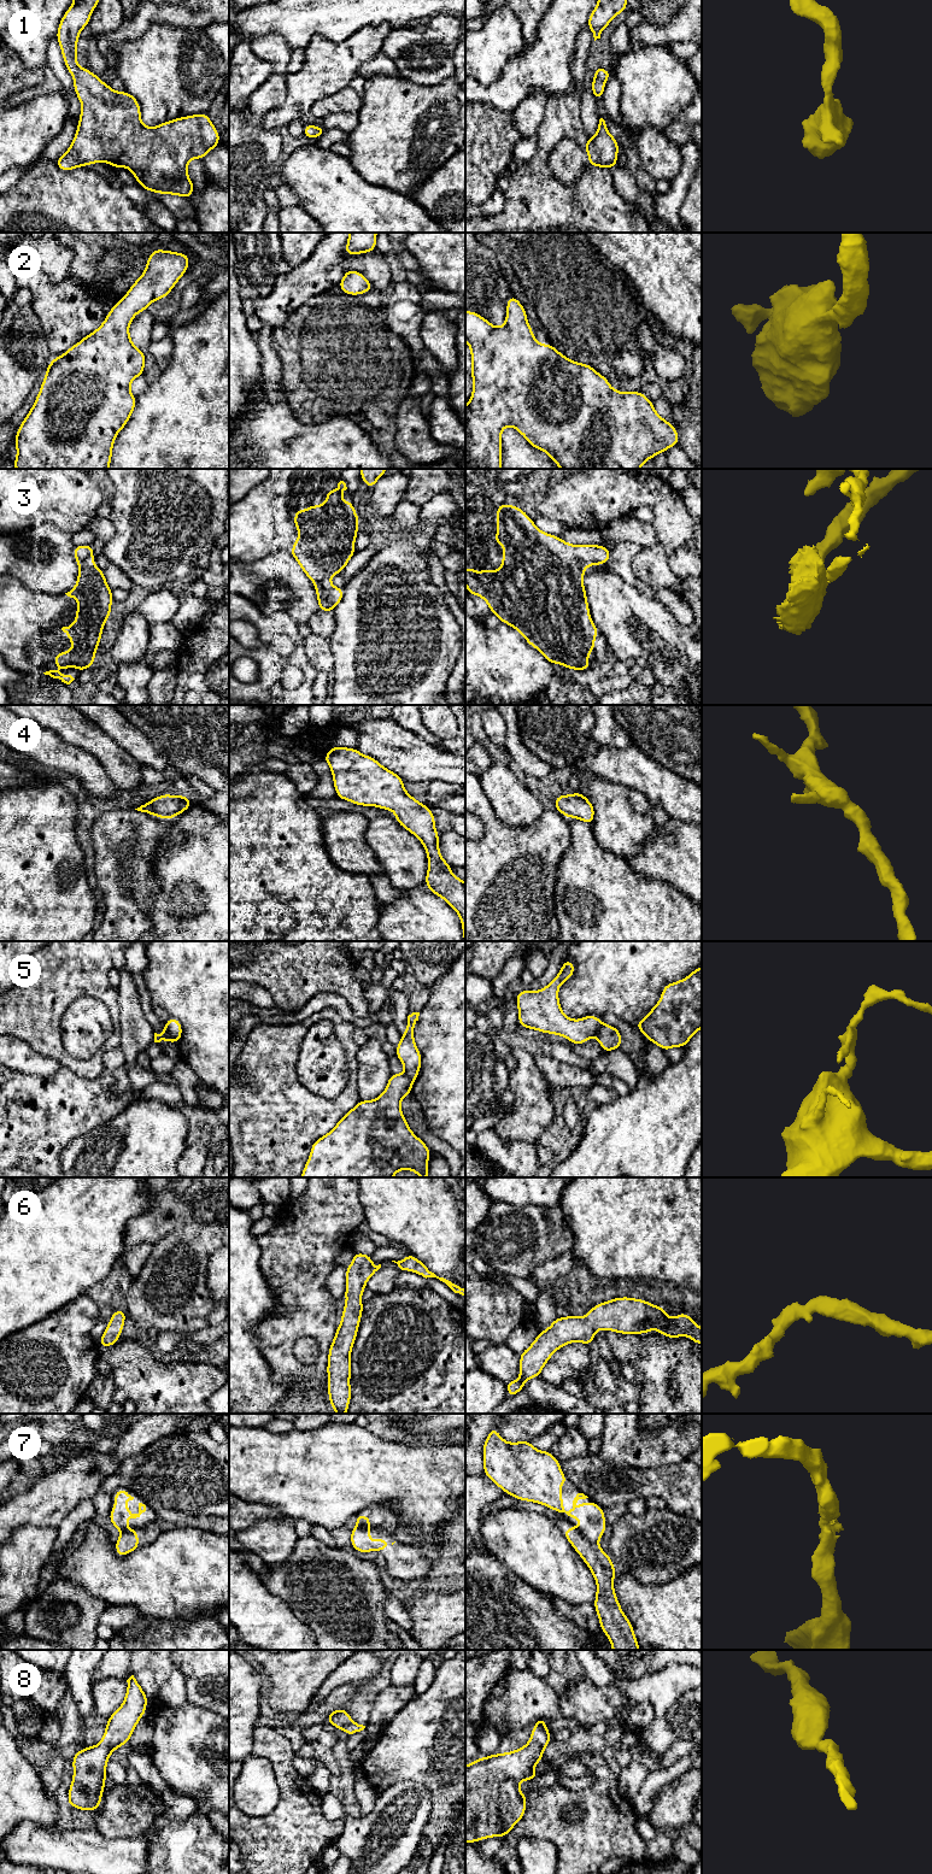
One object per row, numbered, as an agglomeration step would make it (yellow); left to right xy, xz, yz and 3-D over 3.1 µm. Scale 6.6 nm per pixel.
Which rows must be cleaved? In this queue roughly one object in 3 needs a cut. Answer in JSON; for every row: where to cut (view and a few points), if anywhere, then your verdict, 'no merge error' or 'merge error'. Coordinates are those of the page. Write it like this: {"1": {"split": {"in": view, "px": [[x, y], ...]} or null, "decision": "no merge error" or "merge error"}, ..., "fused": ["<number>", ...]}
{"1": {"split": null, "decision": "no merge error"}, "2": {"split": null, "decision": "no merge error"}, "3": {"split": null, "decision": "no merge error"}, "4": {"split": null, "decision": "no merge error"}, "5": {"split": {"in": "xy", "px": [[165, 1026], [166, 1031], [177, 1041]]}, "decision": "merge error"}, "6": {"split": null, "decision": "no merge error"}, "7": {"split": {"in": "yz", "px": [[576, 1528], [588, 1540], [596, 1543]]}, "decision": "merge error"}, "8": {"split": null, "decision": "no merge error"}, "fused": ["5", "7"]}

